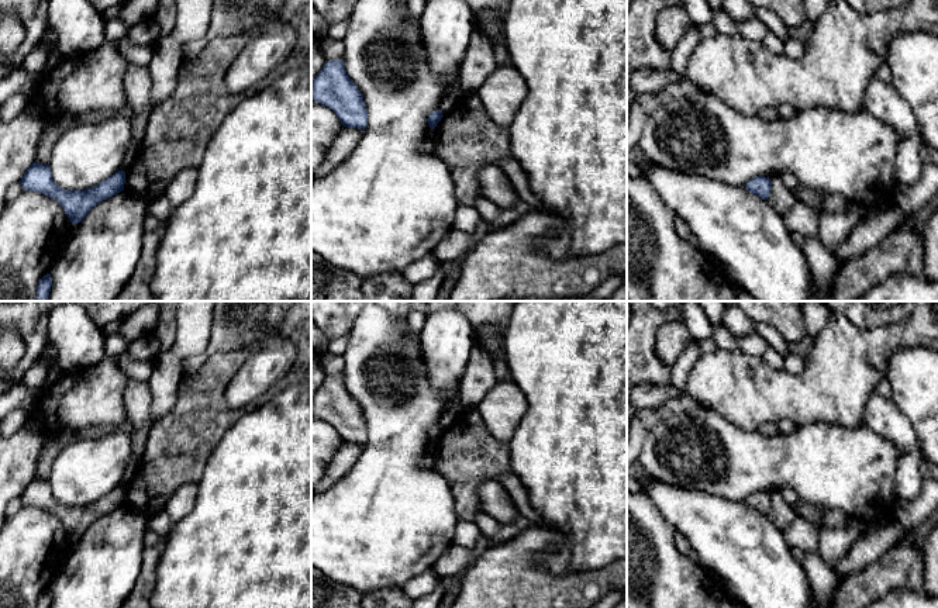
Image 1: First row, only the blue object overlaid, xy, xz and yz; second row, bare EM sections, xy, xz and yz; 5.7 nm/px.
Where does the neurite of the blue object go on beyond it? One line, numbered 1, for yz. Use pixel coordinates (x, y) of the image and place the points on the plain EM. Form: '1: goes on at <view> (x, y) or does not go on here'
1: does not go on here

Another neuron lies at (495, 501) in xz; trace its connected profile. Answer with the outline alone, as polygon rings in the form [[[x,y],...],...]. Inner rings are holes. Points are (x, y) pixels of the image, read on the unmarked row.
[[[487,480],[479,488],[479,500],[482,512],[493,517],[501,524],[508,524],[514,519],[517,508],[497,480]]]

